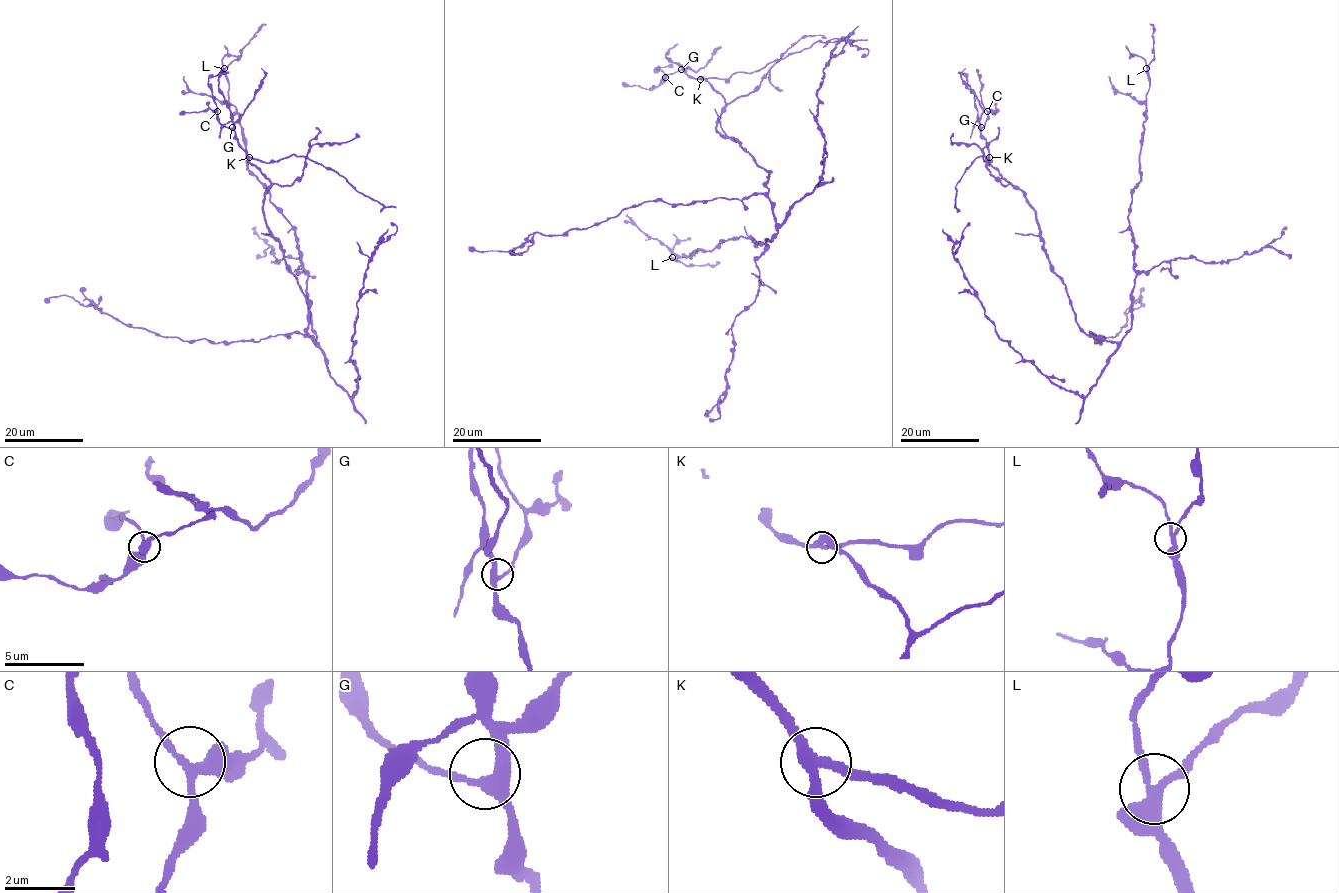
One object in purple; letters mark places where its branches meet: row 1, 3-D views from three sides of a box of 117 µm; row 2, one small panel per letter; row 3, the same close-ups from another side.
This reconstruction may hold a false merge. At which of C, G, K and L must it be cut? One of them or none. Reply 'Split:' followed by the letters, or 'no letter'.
Split: K

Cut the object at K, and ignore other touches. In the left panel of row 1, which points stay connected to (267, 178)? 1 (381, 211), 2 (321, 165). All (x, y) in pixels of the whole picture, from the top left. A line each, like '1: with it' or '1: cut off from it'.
1: cut off from it
2: cut off from it

